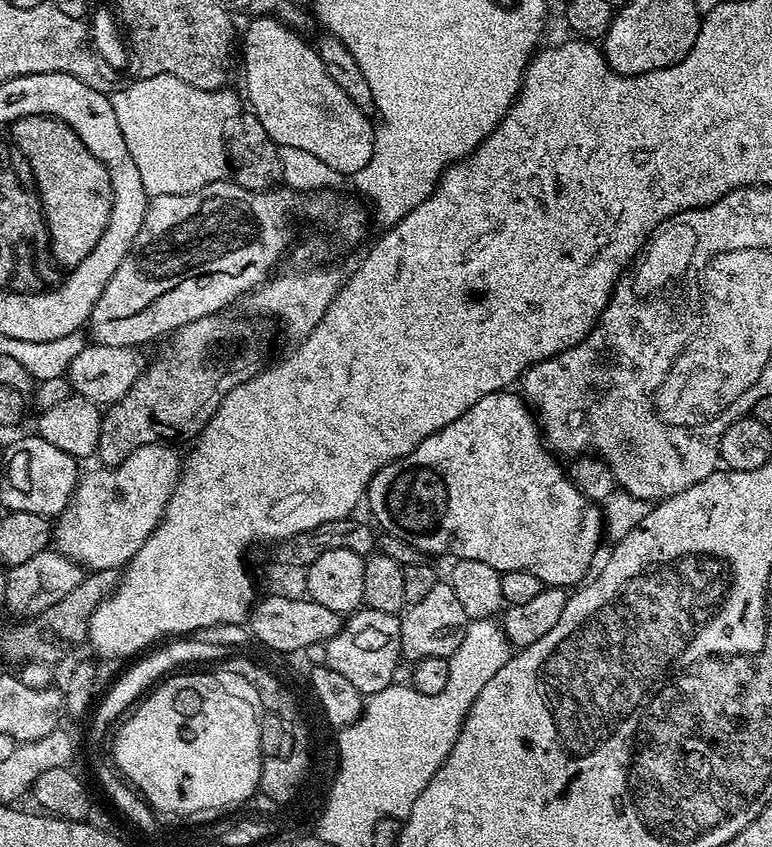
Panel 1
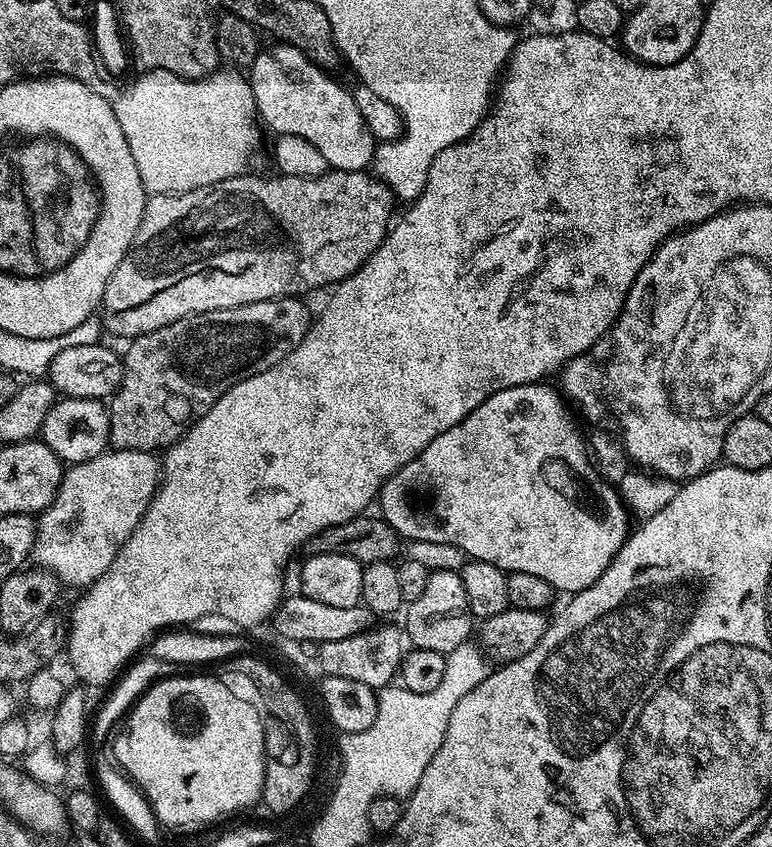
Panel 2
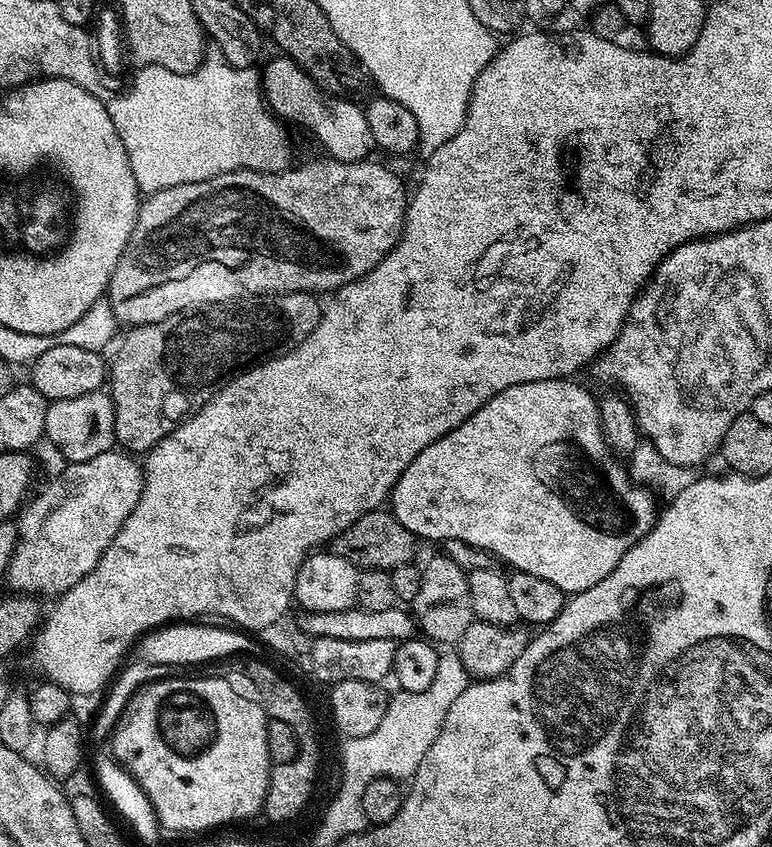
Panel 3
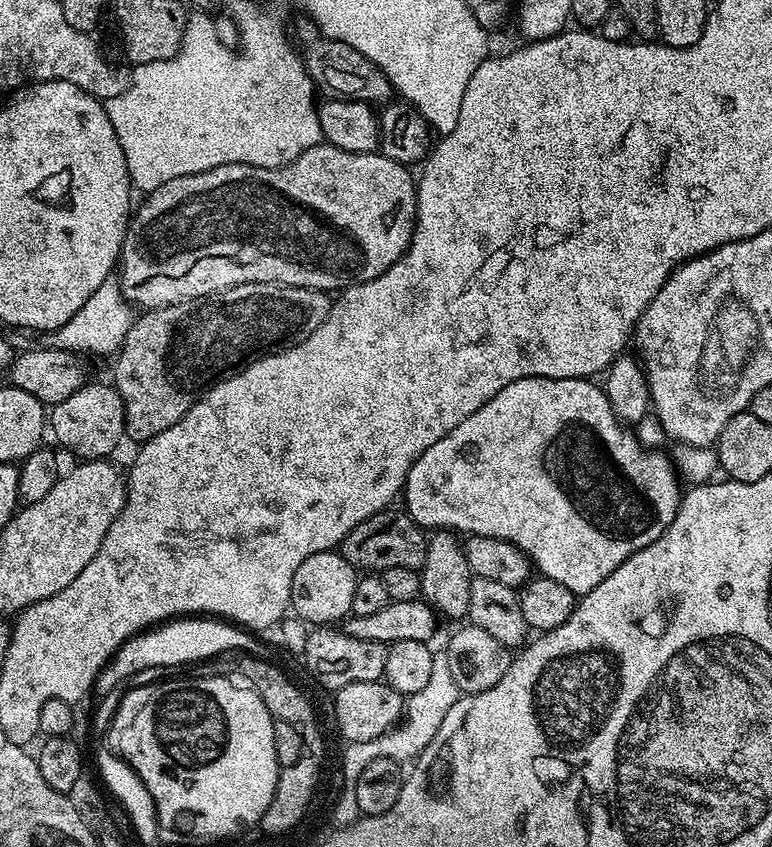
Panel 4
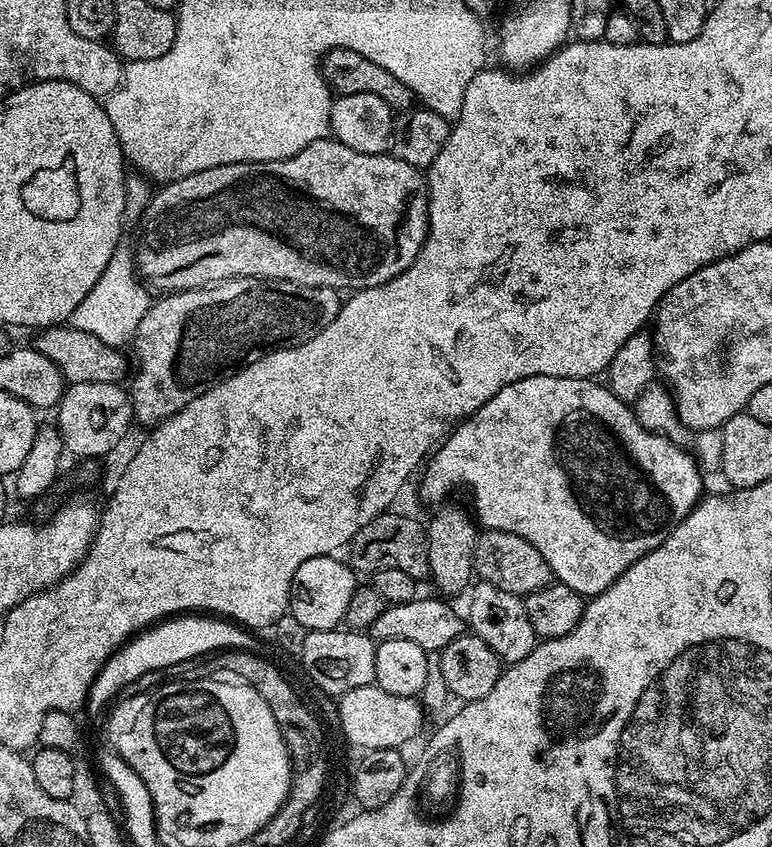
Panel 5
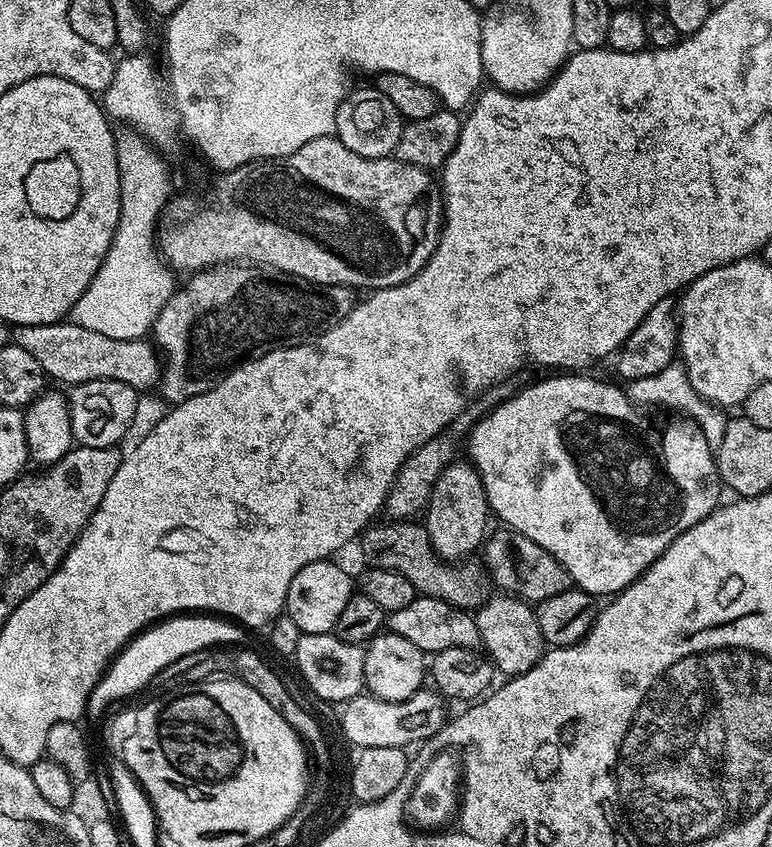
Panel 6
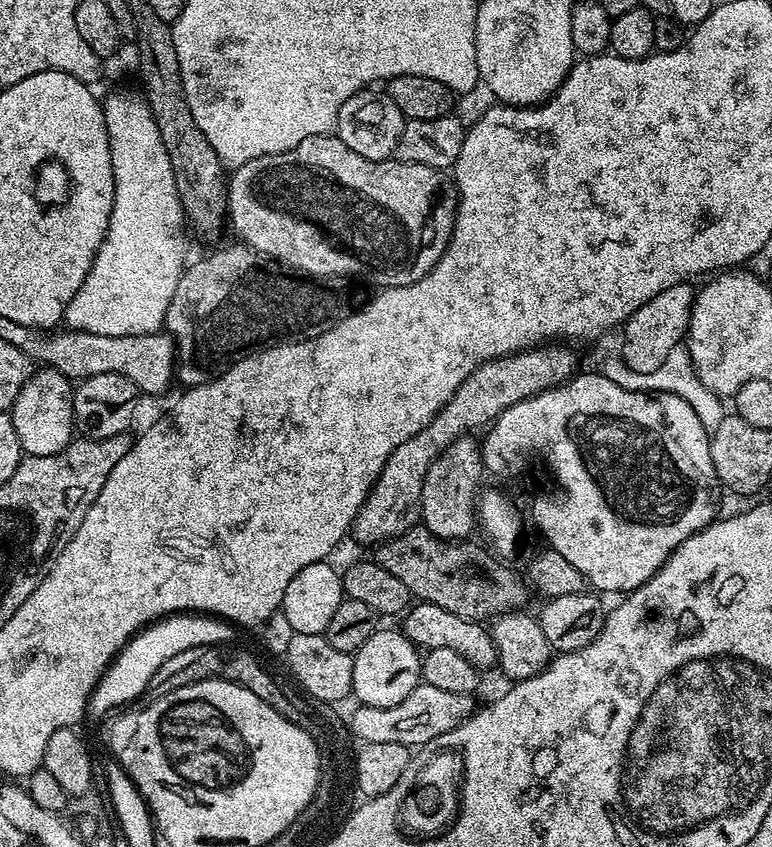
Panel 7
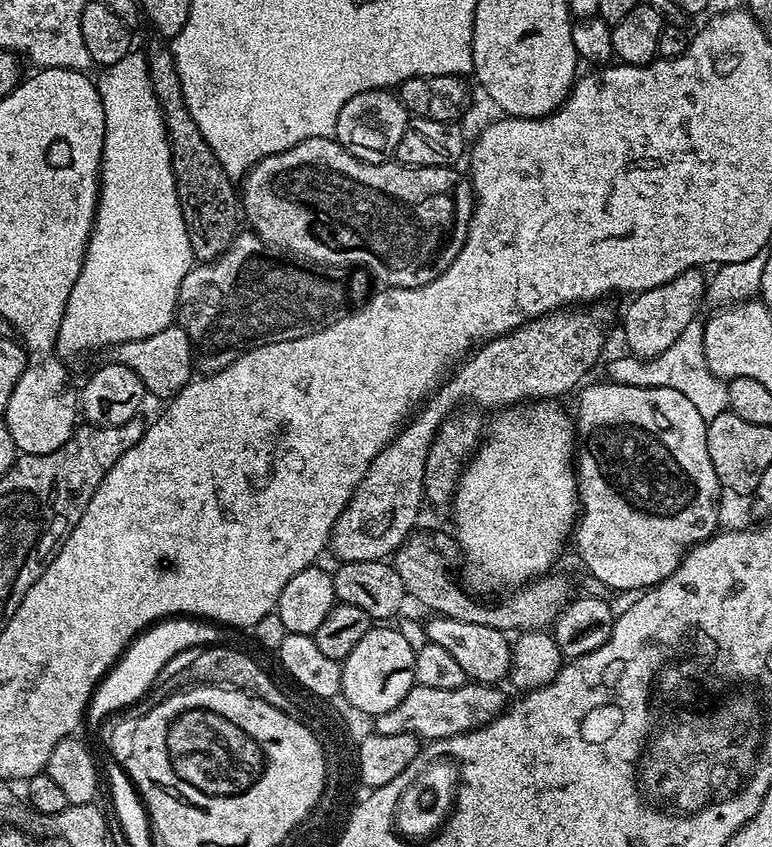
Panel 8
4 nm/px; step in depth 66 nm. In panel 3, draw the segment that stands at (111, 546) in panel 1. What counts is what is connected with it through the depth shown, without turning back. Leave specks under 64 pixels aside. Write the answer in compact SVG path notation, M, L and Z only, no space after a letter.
M113 450L98 454L98 458L90 458L86 462L68 462L63 466L65 468L36 497L33 495L19 513L19 536L6 577L6 584L12 587L9 589L13 593L45 592L46 595L55 597L78 586L78 582L82 582L82 578L86 578L94 566L98 566L102 554L106 554L106 546L114 542L118 530L122 530L134 506L138 506L138 498L144 489L144 469L135 455Z

